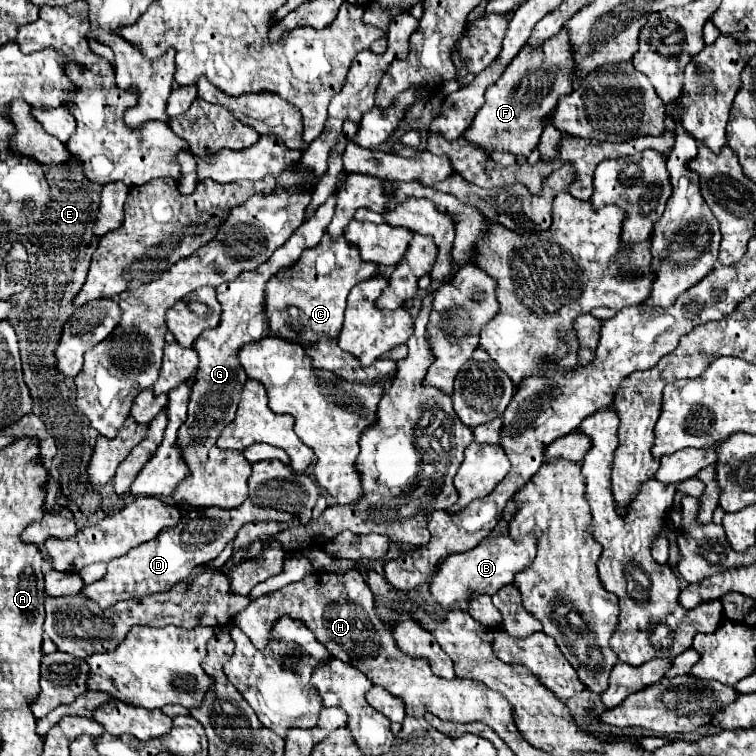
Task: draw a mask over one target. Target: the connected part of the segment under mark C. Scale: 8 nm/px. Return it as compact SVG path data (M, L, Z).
M325 233L321 243L307 249L293 269L285 269L285 273L277 273L277 277L269 281L265 303L269 309L269 321L273 321L273 335L287 341L299 337L305 345L311 345L311 341L321 335L337 337L337 333L341 333L349 291L377 273L377 265L361 261L357 249L353 249L343 237L333 241Z

